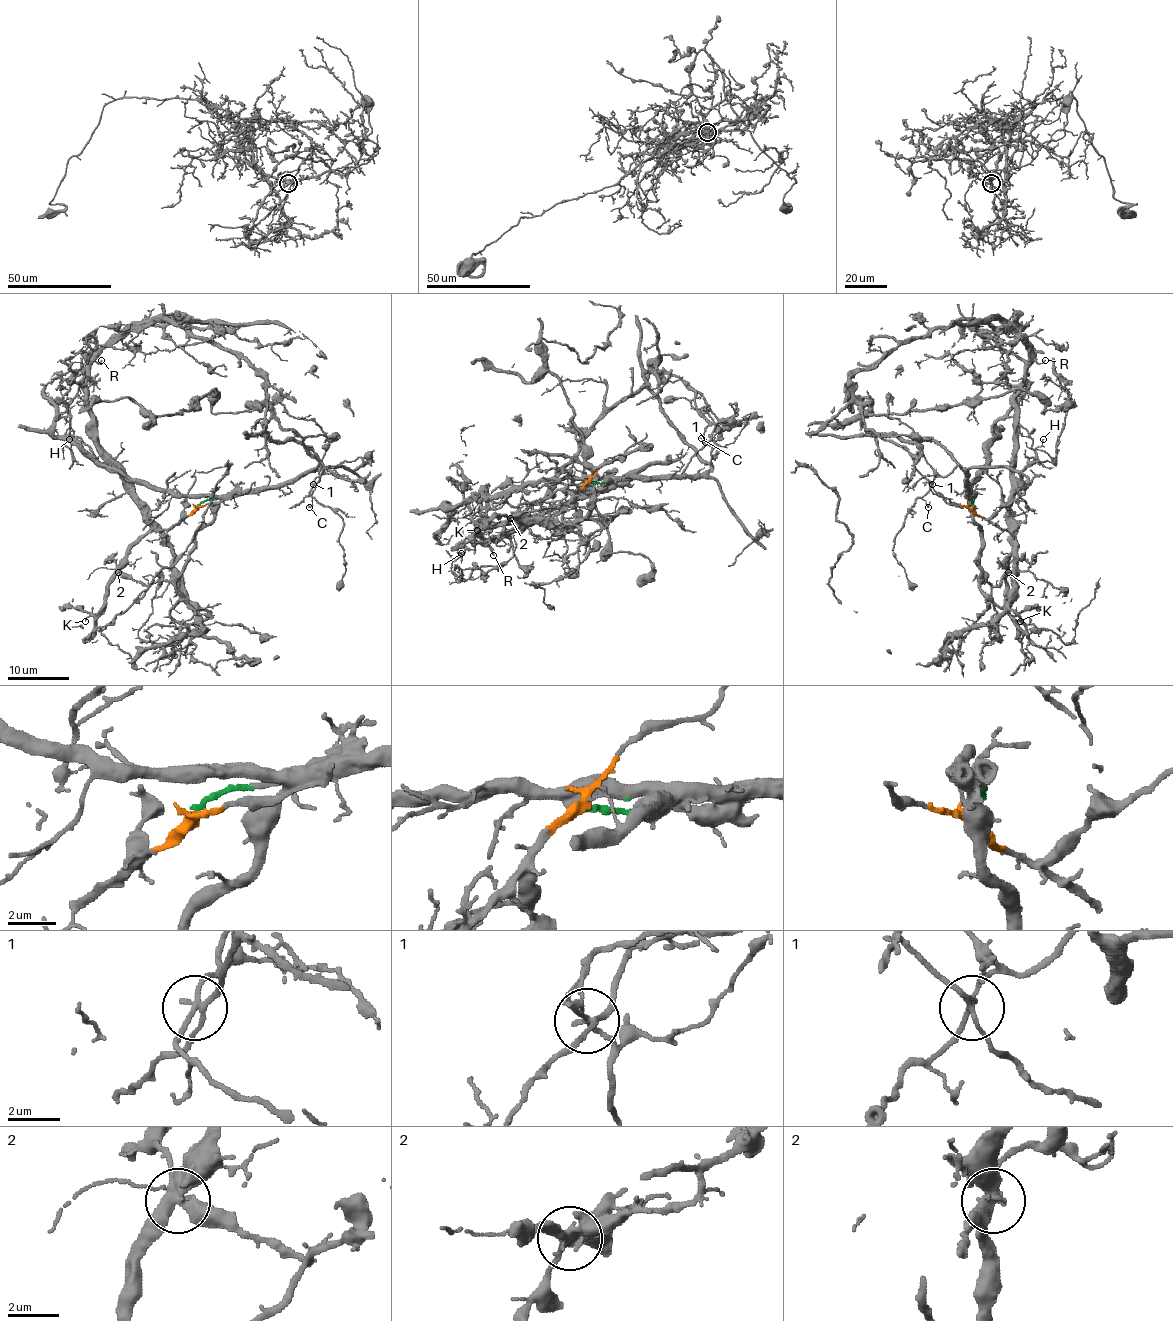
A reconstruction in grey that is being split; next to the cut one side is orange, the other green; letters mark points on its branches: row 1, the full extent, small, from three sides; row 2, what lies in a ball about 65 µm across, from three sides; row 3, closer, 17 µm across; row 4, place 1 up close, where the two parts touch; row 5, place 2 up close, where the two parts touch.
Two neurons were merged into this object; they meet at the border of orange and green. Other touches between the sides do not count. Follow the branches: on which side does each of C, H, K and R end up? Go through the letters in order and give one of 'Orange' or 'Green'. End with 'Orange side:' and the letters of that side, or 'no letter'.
C: Green
H: Green
K: Orange
R: Orange
Orange side: K, R

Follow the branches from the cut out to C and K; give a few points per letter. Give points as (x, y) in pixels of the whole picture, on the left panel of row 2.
C: (198, 504), (207, 500), (289, 484), (319, 465), (319, 477), (310, 491), (309, 507)
K: (198, 506), (166, 529), (151, 530), (131, 549), (108, 587), (106, 603), (85, 621)

